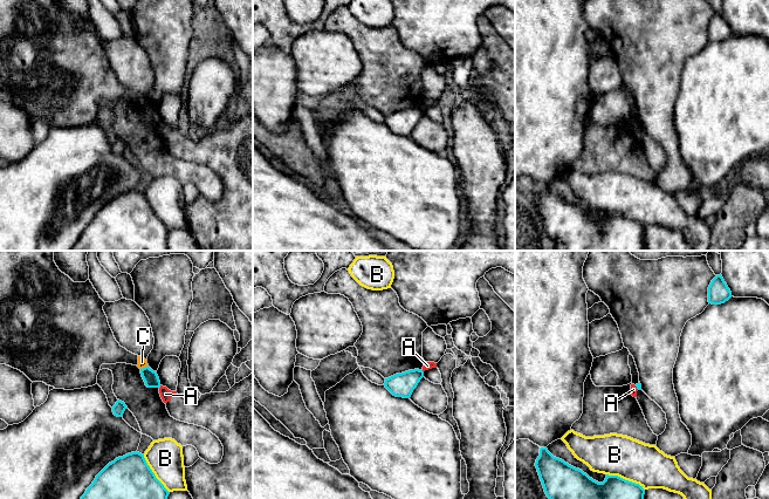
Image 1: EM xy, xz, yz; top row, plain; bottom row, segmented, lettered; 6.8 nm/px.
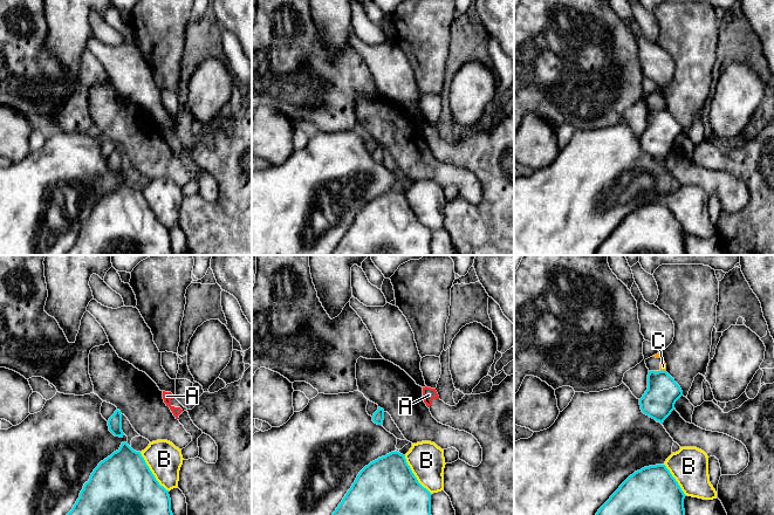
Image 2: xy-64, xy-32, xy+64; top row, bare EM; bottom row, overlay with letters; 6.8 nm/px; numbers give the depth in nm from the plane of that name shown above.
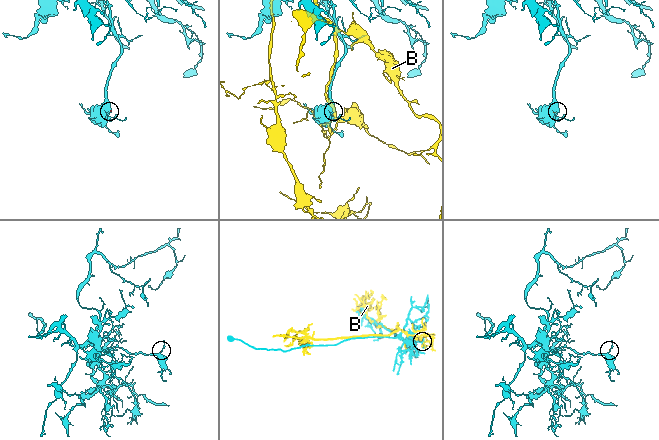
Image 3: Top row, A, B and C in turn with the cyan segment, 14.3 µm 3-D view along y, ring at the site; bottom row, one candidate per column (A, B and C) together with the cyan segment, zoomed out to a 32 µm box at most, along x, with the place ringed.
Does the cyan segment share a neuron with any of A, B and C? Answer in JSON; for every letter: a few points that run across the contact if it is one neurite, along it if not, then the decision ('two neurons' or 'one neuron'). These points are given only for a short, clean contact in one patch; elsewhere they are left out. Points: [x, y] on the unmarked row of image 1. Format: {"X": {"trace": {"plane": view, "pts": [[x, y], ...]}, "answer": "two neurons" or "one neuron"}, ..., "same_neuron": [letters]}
{"A": {"trace": {"plane": "yz", "pts": [[634, 123], [638, 127]]}, "answer": "two neurons"}, "B": {"answer": "two neurons"}, "C": {"trace": {"plane": "xy", "pts": [[146, 103], [141, 107]]}, "answer": "two neurons"}, "same_neuron": []}

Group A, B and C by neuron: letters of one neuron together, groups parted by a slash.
A C / B

